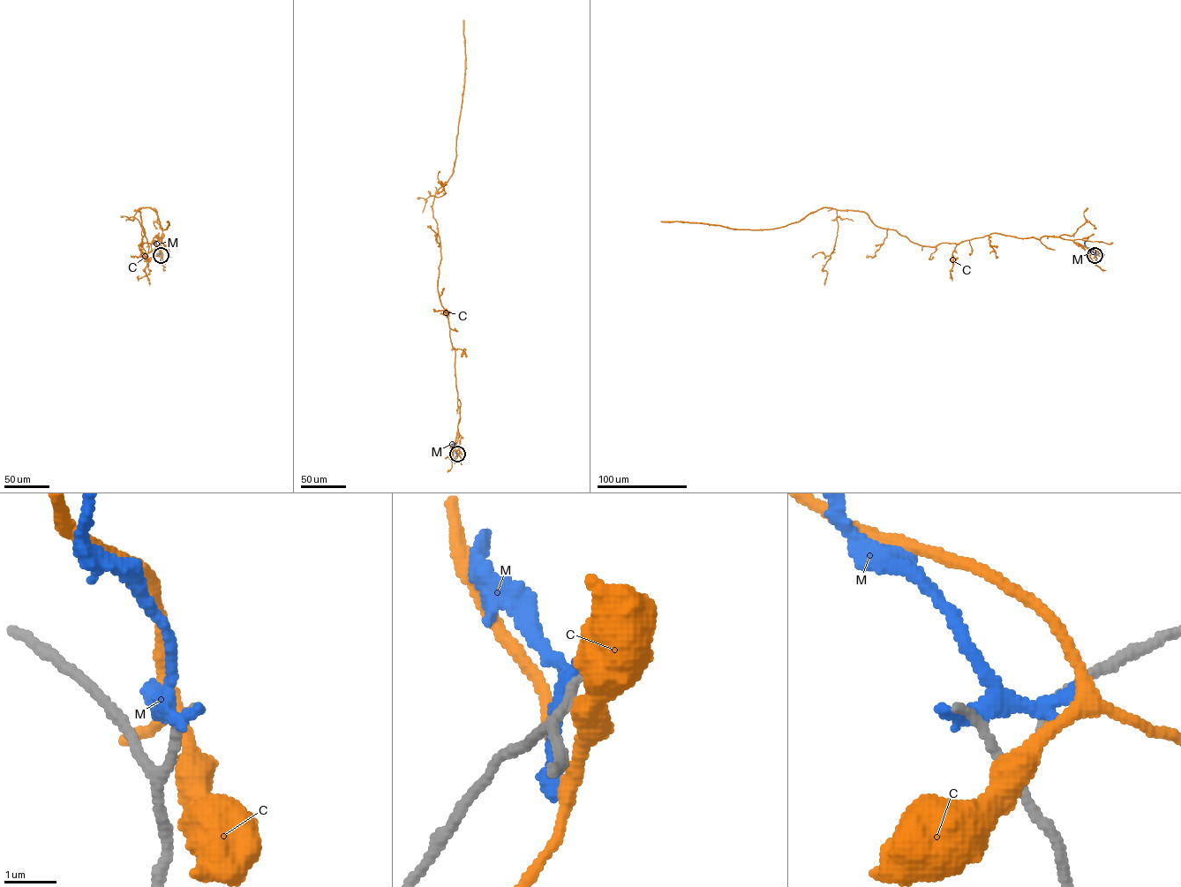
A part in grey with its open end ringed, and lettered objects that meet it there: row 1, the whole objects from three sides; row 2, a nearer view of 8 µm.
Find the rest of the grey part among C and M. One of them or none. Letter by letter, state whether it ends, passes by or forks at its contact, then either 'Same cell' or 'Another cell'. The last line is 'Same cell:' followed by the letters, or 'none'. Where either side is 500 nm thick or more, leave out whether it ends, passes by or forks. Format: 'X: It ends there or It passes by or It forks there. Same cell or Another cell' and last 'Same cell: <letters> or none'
C: It passes by. Another cell
M: It passes by. Another cell
Same cell: none

